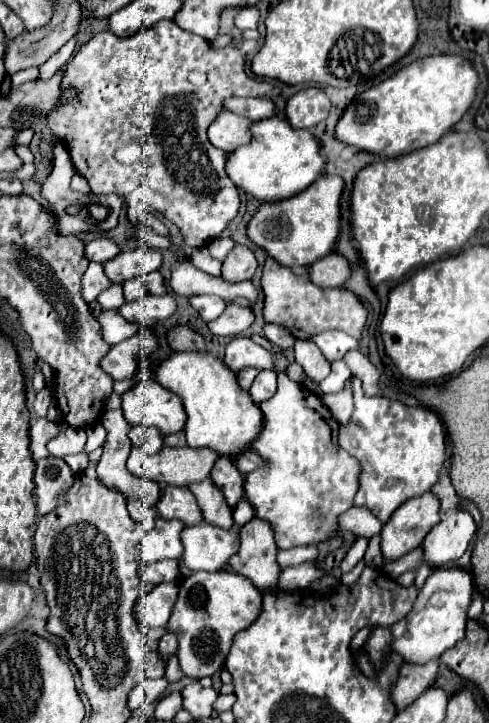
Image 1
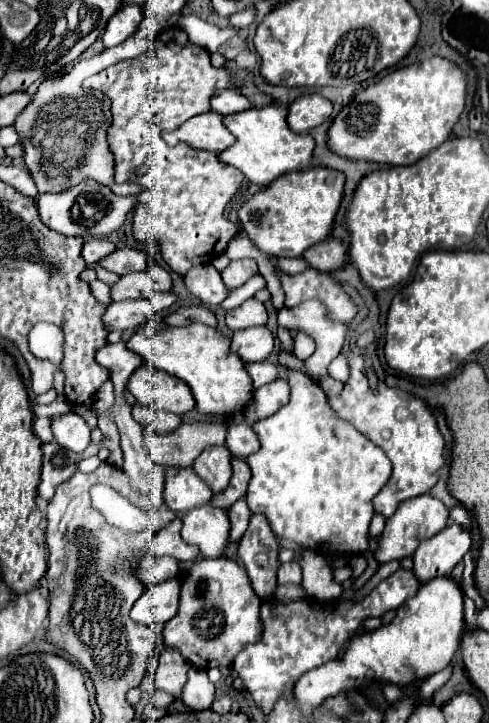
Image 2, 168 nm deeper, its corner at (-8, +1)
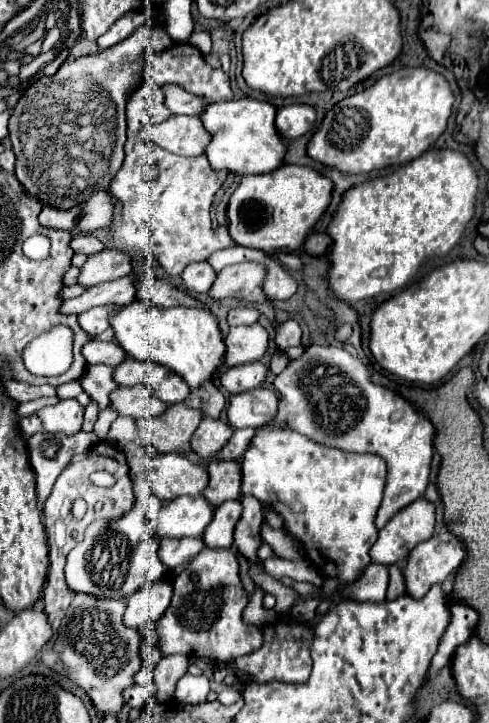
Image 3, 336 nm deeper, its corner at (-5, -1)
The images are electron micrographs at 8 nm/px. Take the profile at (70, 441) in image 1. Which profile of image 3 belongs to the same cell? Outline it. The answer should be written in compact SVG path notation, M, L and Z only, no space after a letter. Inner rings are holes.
M67 399L67 401L59 401L53 407L43 407L39 411L39 417L47 433L51 435L63 433L65 437L71 437L81 431L83 407L75 399Z

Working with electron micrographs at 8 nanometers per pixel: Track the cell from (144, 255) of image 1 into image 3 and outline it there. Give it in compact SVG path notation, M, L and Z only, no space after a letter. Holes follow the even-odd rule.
M105 249L97 255L91 255L81 267L79 285L93 287L111 279L131 275L131 257L119 249Z

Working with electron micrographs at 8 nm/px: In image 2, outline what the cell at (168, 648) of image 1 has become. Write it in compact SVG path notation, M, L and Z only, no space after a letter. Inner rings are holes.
M164 649L160 657L160 665L154 673L156 687L172 693L176 699L180 699L180 693L188 677L188 669L192 665L176 651L176 649Z

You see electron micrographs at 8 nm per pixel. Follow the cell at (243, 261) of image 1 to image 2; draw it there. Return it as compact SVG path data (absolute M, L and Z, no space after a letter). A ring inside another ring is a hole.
M236 259L236 261L230 261L230 265L222 271L222 279L226 289L232 291L244 285L256 273L258 273L258 265L254 259Z

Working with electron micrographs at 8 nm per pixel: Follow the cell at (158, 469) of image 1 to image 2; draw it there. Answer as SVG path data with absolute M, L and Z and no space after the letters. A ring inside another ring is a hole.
M182 423L170 435L144 429L144 449L164 467L190 467L208 445L222 445L226 431L226 423Z

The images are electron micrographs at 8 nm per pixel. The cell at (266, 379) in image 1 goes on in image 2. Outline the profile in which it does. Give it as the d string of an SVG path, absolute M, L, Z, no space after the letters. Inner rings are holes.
M276 379L260 389L252 391L252 405L248 403L242 411L244 419L248 423L256 423L262 421L264 417L270 417L272 413L276 413L282 405L286 405L290 399L290 389L288 383L284 379Z

